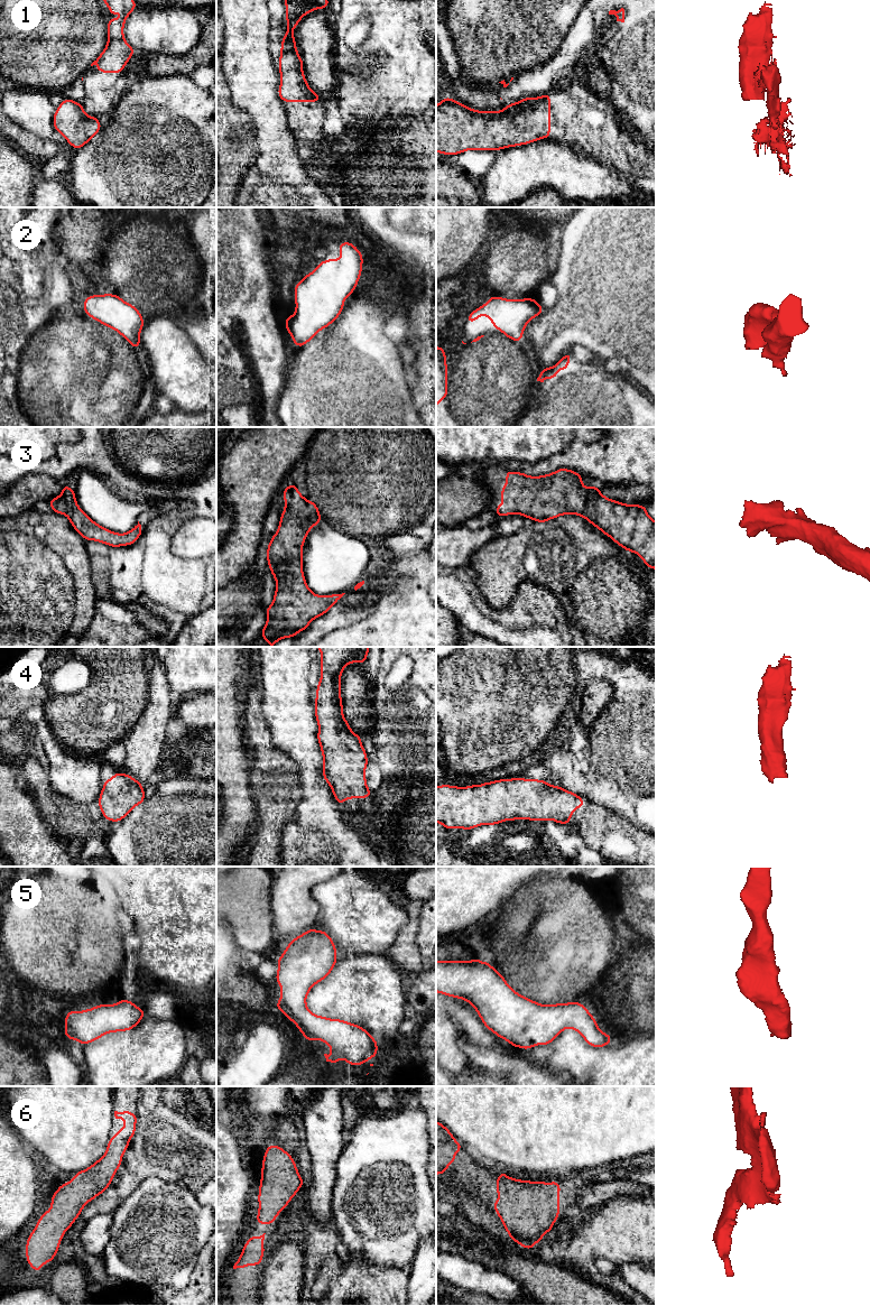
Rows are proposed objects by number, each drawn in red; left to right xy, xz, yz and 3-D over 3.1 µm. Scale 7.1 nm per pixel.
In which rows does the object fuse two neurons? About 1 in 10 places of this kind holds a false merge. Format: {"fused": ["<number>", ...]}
{"fused": ["1"]}

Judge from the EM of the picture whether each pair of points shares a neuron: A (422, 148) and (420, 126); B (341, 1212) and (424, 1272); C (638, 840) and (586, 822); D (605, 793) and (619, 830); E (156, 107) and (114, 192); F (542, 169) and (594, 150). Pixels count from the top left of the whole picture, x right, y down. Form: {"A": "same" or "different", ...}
{"A": "same", "B": "different", "C": "same", "D": "different", "E": "same", "F": "different"}

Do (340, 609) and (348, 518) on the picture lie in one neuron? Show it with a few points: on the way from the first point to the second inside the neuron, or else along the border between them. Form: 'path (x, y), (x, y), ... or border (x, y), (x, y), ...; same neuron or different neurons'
border (344, 593), (322, 616); different neurons

